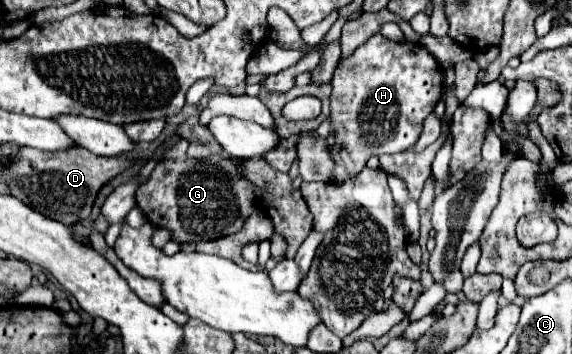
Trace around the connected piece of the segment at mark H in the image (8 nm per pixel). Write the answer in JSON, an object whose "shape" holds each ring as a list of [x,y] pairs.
{"shape":[[[374,34],[366,44],[358,46],[350,58],[340,58],[330,84],[330,122],[336,136],[330,148],[334,160],[332,180],[340,184],[354,178],[372,156],[396,154],[416,144],[424,118],[434,110],[442,96],[442,68],[422,44],[394,42],[382,34]]]}

